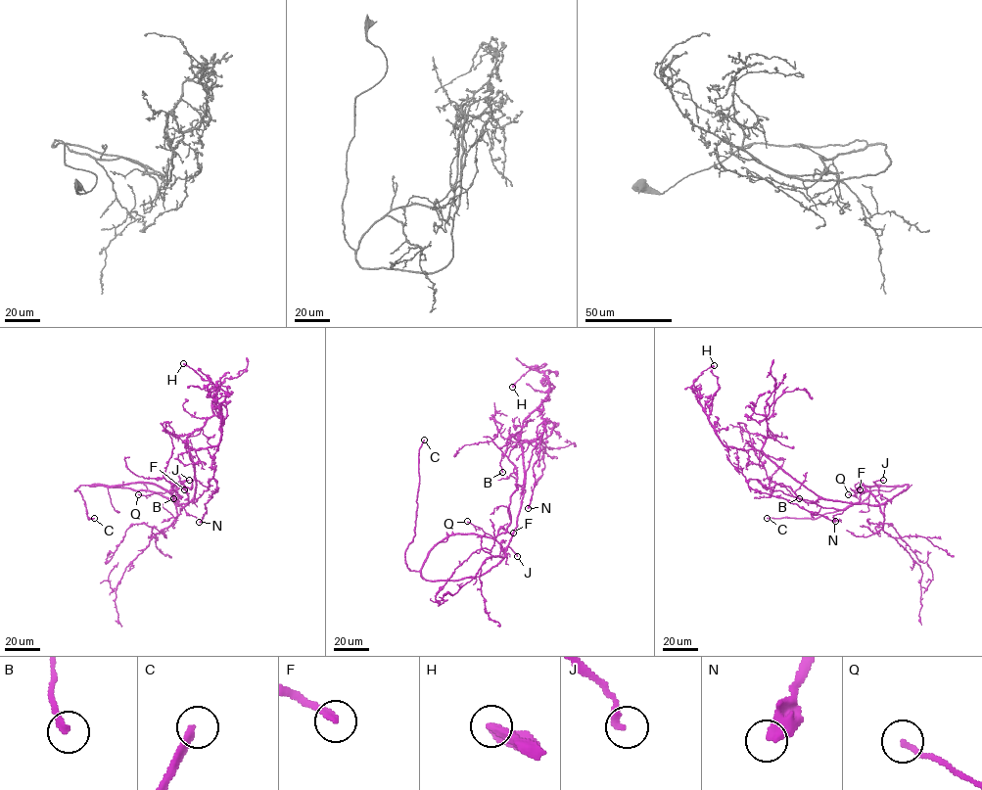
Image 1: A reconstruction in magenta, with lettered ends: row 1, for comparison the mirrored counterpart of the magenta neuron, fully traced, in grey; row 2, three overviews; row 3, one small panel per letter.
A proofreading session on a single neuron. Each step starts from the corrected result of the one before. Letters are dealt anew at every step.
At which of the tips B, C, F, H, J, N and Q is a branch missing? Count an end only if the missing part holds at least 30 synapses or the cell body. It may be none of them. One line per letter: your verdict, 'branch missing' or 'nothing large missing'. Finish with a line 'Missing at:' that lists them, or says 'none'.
B: nothing large missing
C: branch missing
F: branch missing
H: nothing large missing
J: nothing large missing
N: nothing large missing
Q: nothing large missing
Missing at: C, F

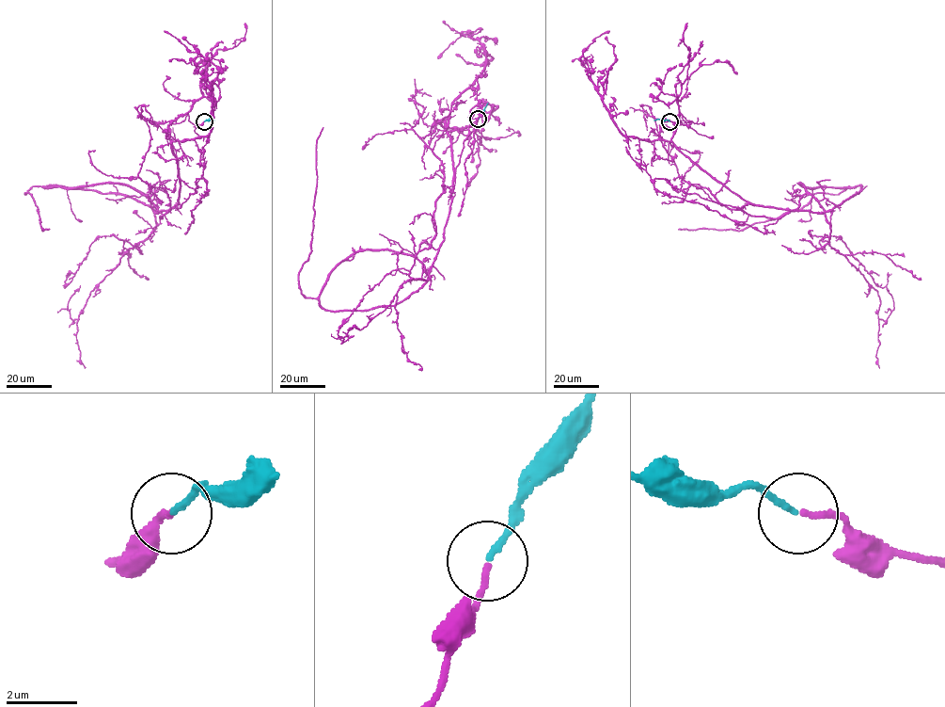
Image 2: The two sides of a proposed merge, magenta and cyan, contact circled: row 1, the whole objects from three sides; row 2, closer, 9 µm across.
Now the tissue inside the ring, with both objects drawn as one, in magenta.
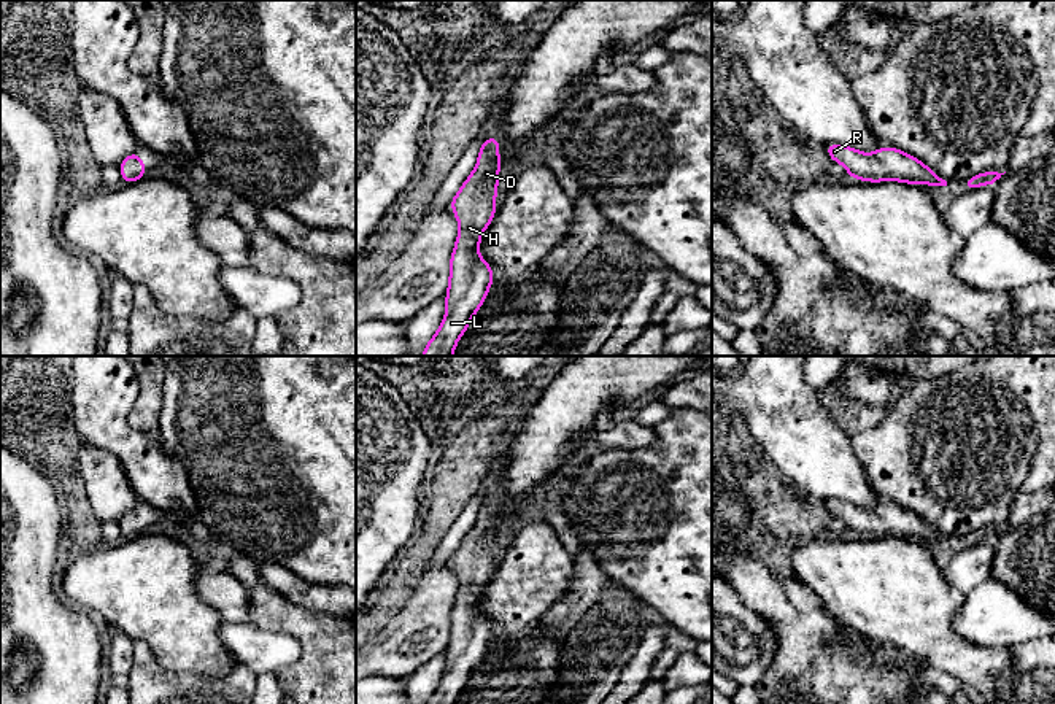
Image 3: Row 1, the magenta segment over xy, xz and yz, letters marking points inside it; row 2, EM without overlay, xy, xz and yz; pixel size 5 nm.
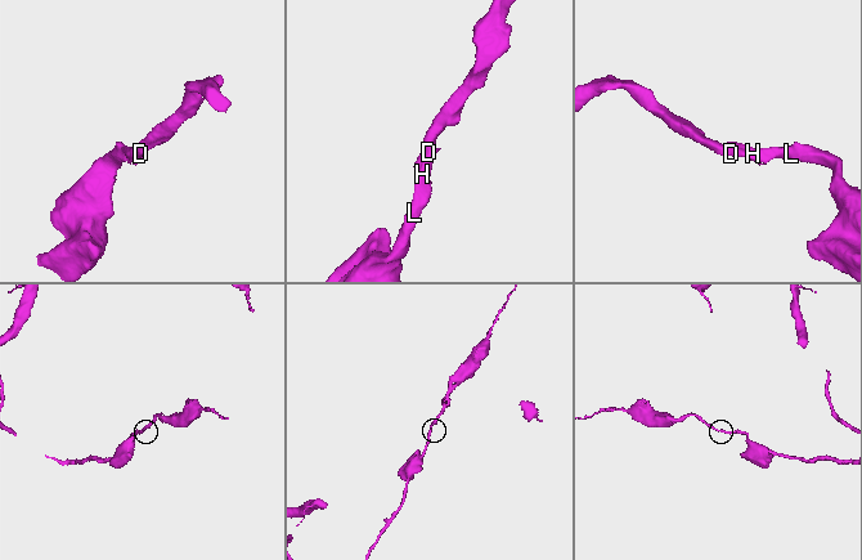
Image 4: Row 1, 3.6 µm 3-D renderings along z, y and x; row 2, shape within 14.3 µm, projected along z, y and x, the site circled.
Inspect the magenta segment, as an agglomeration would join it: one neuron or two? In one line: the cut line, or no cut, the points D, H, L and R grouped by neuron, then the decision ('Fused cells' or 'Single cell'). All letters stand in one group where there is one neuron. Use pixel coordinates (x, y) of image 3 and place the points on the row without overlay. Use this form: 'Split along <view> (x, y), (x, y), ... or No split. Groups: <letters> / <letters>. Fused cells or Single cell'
No split. Groups: D H L R. Single cell

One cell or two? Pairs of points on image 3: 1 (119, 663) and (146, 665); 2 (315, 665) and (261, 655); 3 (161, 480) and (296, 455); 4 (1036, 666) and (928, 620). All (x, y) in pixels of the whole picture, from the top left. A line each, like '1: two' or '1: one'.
1: two
2: two
3: two
4: two

